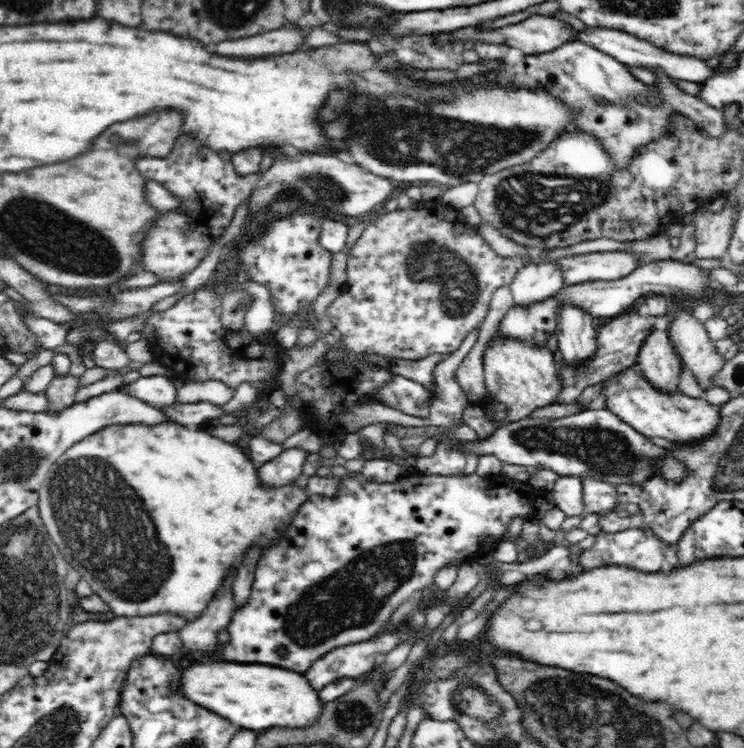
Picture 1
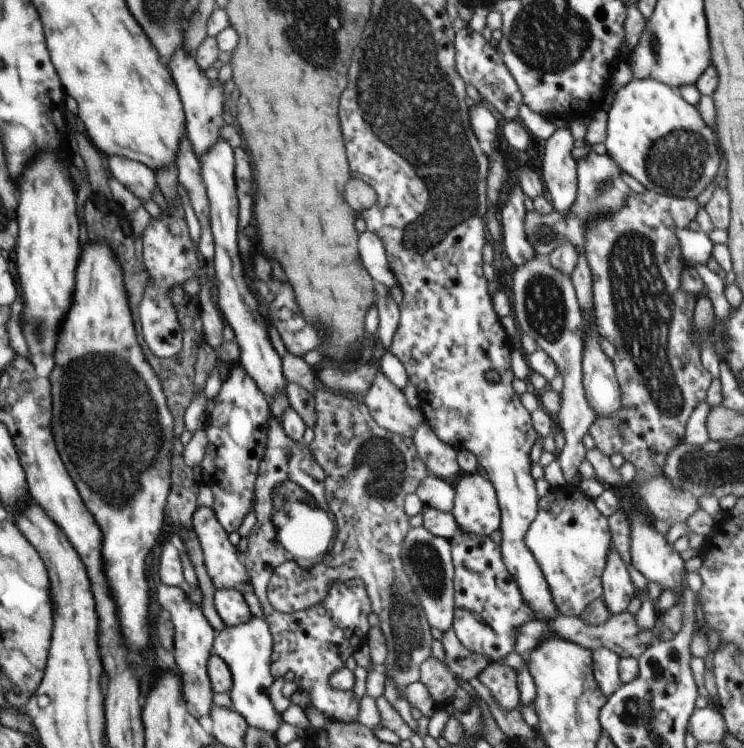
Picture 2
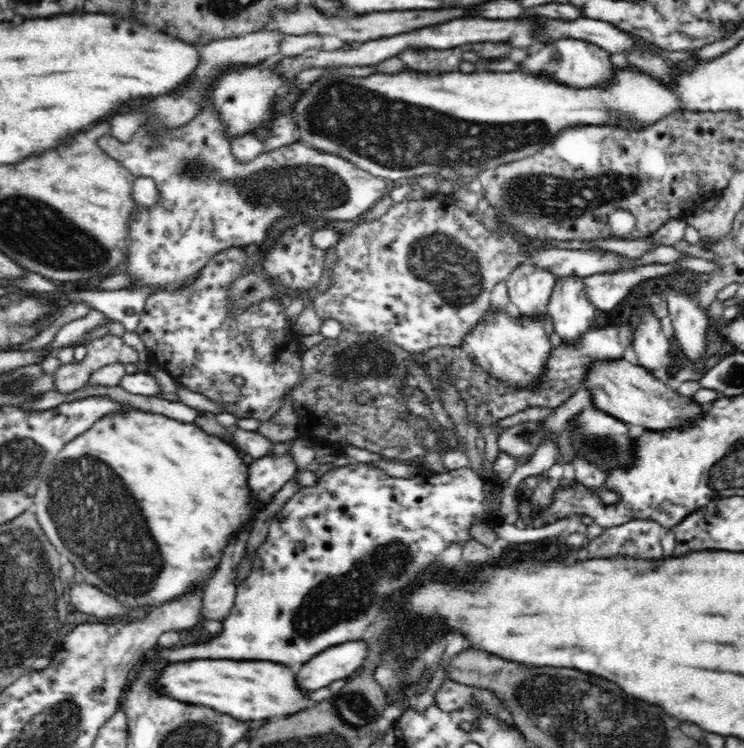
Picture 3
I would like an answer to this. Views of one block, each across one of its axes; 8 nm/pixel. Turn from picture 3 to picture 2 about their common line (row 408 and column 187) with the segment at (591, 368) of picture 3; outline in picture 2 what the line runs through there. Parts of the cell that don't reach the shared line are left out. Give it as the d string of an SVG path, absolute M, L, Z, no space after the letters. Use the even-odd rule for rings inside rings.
M162 584L159 588L158 602L170 612L170 618L175 632L175 640L173 642L173 644L176 644L175 662L178 664L178 670L180 670L183 694L188 703L190 714L193 714L197 719L210 716L214 706L212 702L214 692L211 687L207 666L212 656L216 631L208 623L206 617L204 617L201 608L189 600L182 587Z

